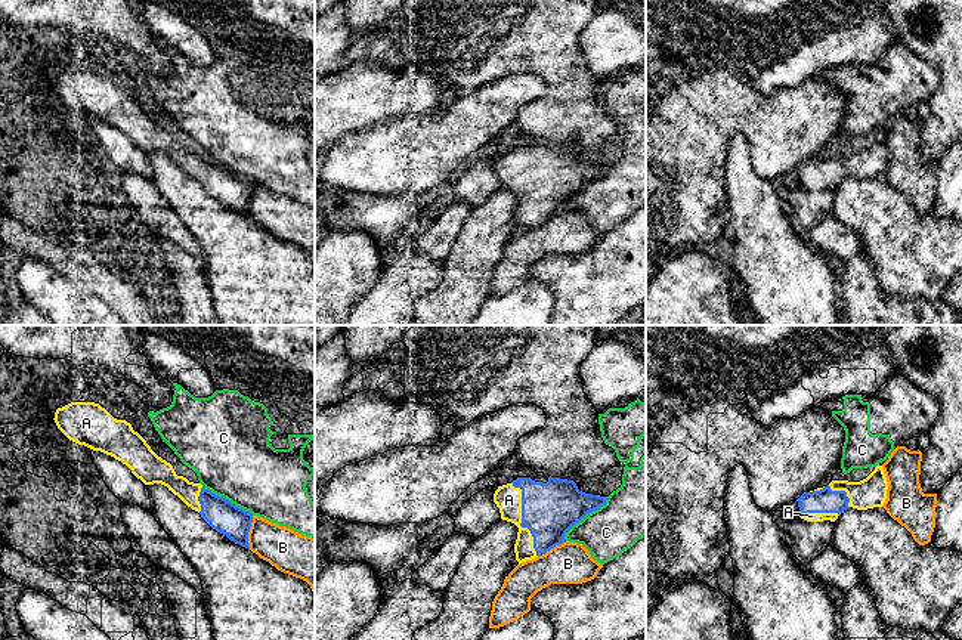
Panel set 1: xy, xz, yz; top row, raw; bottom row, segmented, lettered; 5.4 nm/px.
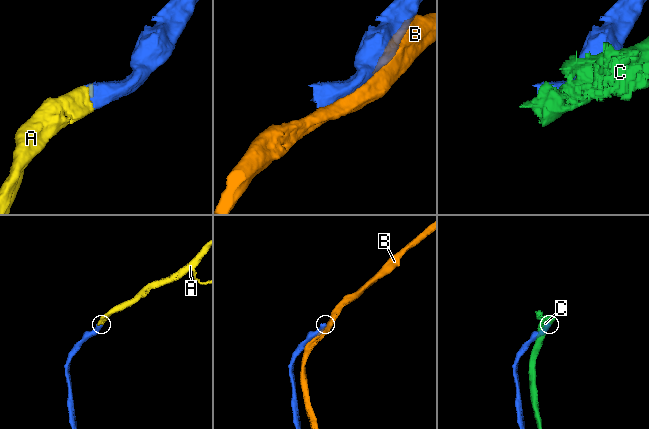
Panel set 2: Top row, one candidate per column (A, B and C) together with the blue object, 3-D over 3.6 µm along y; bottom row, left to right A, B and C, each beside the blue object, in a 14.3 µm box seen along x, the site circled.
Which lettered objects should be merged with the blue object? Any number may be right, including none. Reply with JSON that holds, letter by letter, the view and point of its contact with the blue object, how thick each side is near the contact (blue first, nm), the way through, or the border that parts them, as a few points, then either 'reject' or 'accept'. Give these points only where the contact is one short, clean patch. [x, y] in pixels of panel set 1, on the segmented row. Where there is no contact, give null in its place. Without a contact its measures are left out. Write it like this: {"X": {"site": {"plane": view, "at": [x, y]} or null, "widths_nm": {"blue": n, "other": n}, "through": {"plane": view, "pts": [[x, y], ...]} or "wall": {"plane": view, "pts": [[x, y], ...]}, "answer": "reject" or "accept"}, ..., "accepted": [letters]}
{"A": {"site": {"plane": "xz", "at": [522, 519]}, "widths_nm": {"blue": 300, "other": 140}, "through": {"plane": "xz", "pts": [[548, 510], [529, 512], [522, 519], [509, 500]]}, "answer": "accept"}, "B": {"site": {"plane": "xy", "at": [248, 531]}, "widths_nm": {"blue": 170, "other": 220}, "answer": "reject"}, "C": {"site": {"plane": "xz", "at": [585, 515]}, "widths_nm": {"blue": 300, "other": 300}, "answer": "reject"}, "accepted": ["A"]}

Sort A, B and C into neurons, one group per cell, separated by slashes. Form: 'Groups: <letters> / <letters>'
Groups: A / B / C

